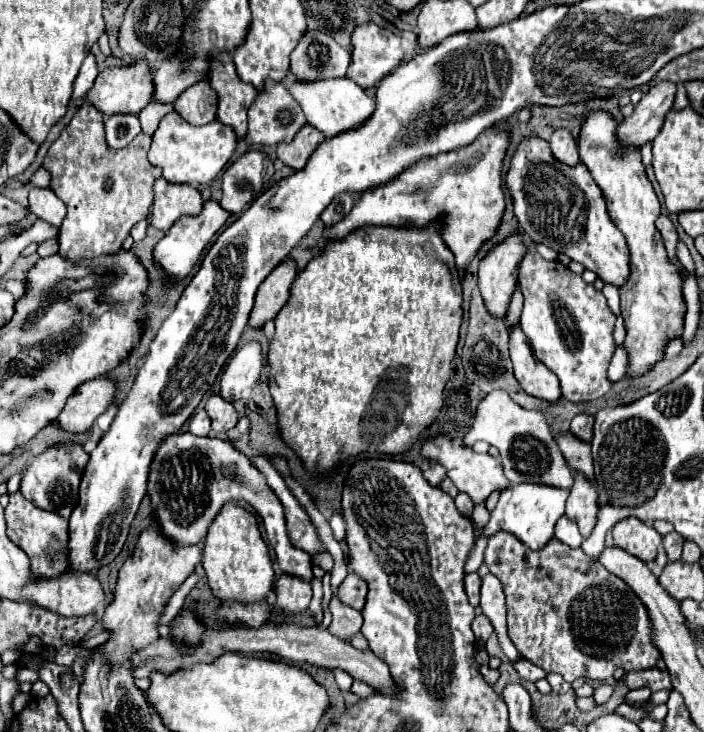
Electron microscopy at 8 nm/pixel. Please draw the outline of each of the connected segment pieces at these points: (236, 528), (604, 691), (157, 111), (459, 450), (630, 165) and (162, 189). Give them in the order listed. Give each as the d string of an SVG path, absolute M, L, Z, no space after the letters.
M229 502L215 516L213 524L207 528L205 546L203 546L203 568L211 592L219 600L241 600L257 602L265 600L273 588L275 572L271 568L269 548L261 538L257 518L249 510L241 508L235 502Z
M599 684L599 686L595 686L591 698L595 700L597 706L601 706L601 704L605 704L609 700L611 694L613 694L613 686L611 684Z
M153 100L151 104L147 104L147 106L139 112L139 120L141 120L143 132L151 136L151 134L157 130L159 120L161 120L165 114L169 114L171 110L173 110L171 104L163 104L163 102L155 102L155 100Z
M431 436L425 444L423 444L423 454L427 458L437 460L441 466L445 466L447 476L451 478L451 482L459 488L459 492L465 492L473 504L481 504L489 498L491 492L501 492L505 488L509 488L509 480L503 476L503 468L501 464L489 456L489 454L475 454L471 448L465 446L455 446L447 436Z
M591 112L581 126L579 156L581 162L589 168L597 186L601 188L607 202L609 218L627 238L627 246L631 252L631 276L629 282L621 286L619 294L621 316L627 330L623 342L629 358L625 376L637 378L647 374L663 358L663 350L669 340L681 338L687 308L681 294L683 280L677 268L671 264L661 234L655 228L655 220L659 216L659 200L653 192L651 182L647 180L645 168L641 164L641 154L629 152L625 160L613 160L613 128L617 128L617 122L607 112Z
M159 178L153 186L155 198L151 206L151 226L167 232L179 216L199 214L203 198L197 188L189 184L171 184Z

